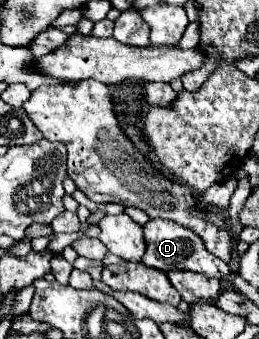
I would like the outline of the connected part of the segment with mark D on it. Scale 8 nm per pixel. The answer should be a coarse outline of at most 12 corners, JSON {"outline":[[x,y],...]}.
{"outline":[[144,224],[142,264],[228,280],[232,270],[188,228]]}

